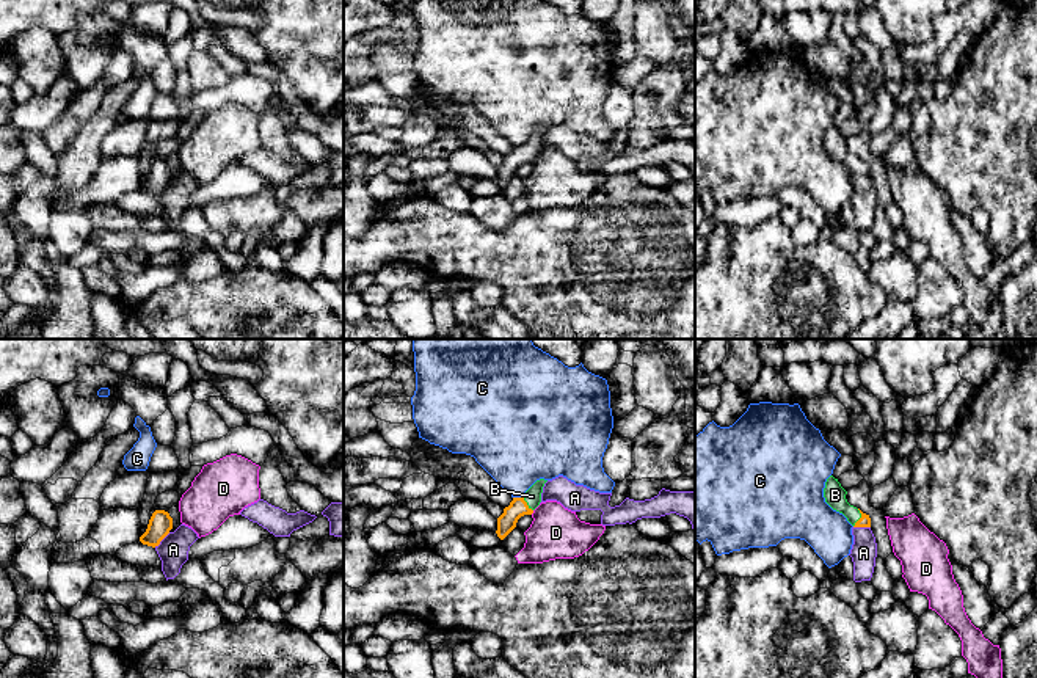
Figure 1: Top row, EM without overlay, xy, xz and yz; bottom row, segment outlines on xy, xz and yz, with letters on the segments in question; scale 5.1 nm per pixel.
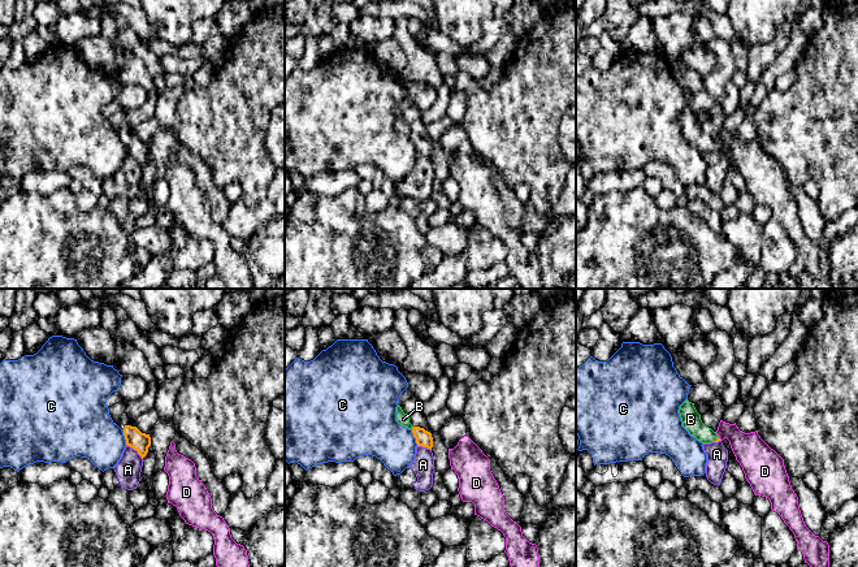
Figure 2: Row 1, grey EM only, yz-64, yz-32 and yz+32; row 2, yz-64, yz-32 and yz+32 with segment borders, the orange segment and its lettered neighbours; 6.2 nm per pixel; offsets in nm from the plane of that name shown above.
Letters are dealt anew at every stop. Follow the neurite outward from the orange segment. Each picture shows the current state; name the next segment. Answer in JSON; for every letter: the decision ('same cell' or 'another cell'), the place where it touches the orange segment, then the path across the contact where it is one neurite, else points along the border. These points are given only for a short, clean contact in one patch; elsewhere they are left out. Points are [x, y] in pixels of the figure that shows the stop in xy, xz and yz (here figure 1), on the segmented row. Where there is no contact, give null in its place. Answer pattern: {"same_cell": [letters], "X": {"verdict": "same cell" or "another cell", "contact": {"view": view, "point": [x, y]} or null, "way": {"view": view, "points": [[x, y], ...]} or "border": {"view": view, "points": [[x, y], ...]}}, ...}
{"same_cell": ["B"], "A": {"verdict": "another cell", "contact": {"view": "xy", "point": [162, 539]}, "border": {"view": "xy", "points": [[170, 532], [154, 546]]}}, "B": {"verdict": "same cell", "contact": {"view": "yz", "point": [860, 518]}, "way": {"view": "yz", "points": [[865, 521], [860, 518], [835, 495]]}}, "C": {"verdict": "another cell", "contact": {"view": "xz", "point": [516, 498]}, "border": {"view": "xz", "points": [[521, 495], [513, 498]]}}, "D": {"verdict": "another cell", "contact": {"view": "xz", "point": [532, 512]}, "border": {"view": "xz", "points": [[534, 510], [531, 513]]}}}

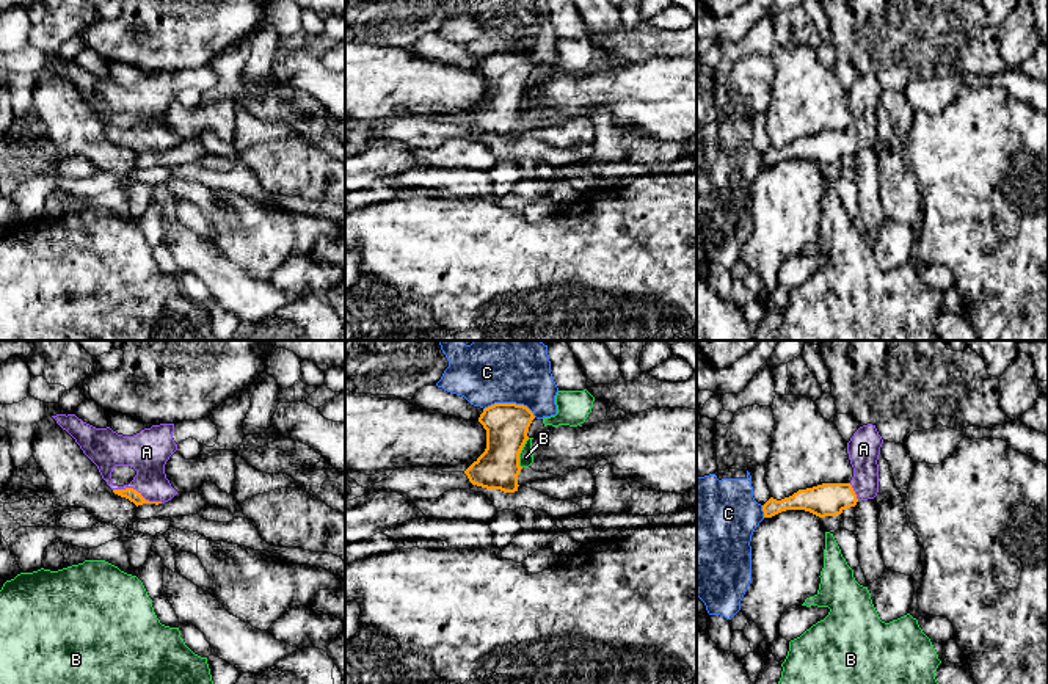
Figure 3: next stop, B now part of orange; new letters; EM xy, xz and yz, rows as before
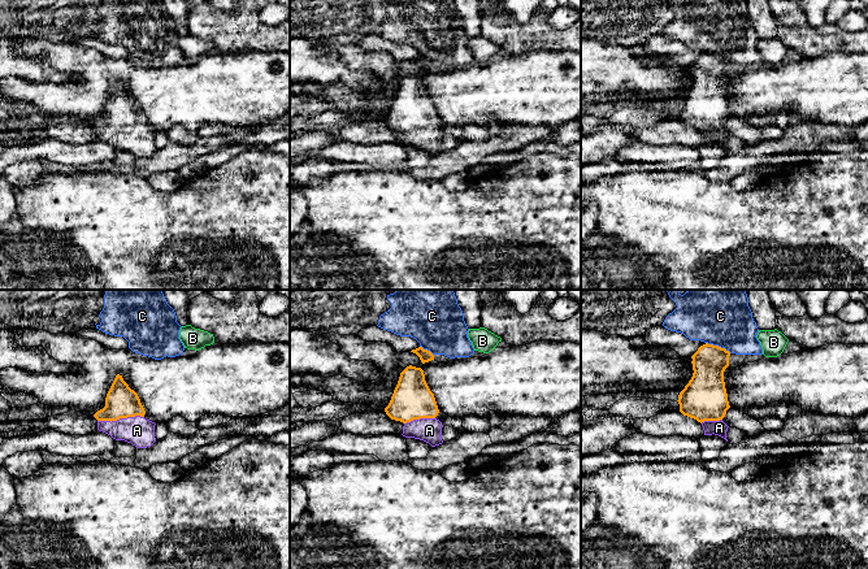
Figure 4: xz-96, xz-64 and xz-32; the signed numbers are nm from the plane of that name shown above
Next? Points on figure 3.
{"same_cell": ["A"], "A": {"verdict": "same cell", "contact": {"view": "xy", "point": [137, 491]}, "way": {"view": "xy", "points": [[132, 494], [137, 491], [146, 482], [146, 452]]}}, "B": {"verdict": "another cell", "contact": {"view": "xz", "point": [520, 452]}, "border": {"view": "xz", "points": [[529, 438], [520, 454], [521, 468]]}}, "C": {"verdict": "another cell", "contact": {"view": "xz", "point": [510, 403]}}}

